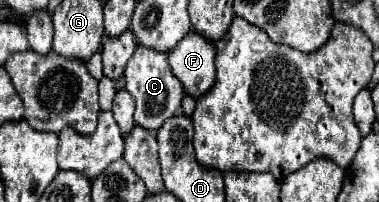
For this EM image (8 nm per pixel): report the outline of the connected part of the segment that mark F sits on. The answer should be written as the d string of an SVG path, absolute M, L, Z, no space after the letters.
M190 32L188 36L184 36L174 50L168 52L168 62L170 68L174 72L174 76L184 84L184 90L188 94L192 94L194 98L198 98L200 94L208 92L216 80L216 72L214 72L214 44L208 42L208 38L204 38L198 32Z

